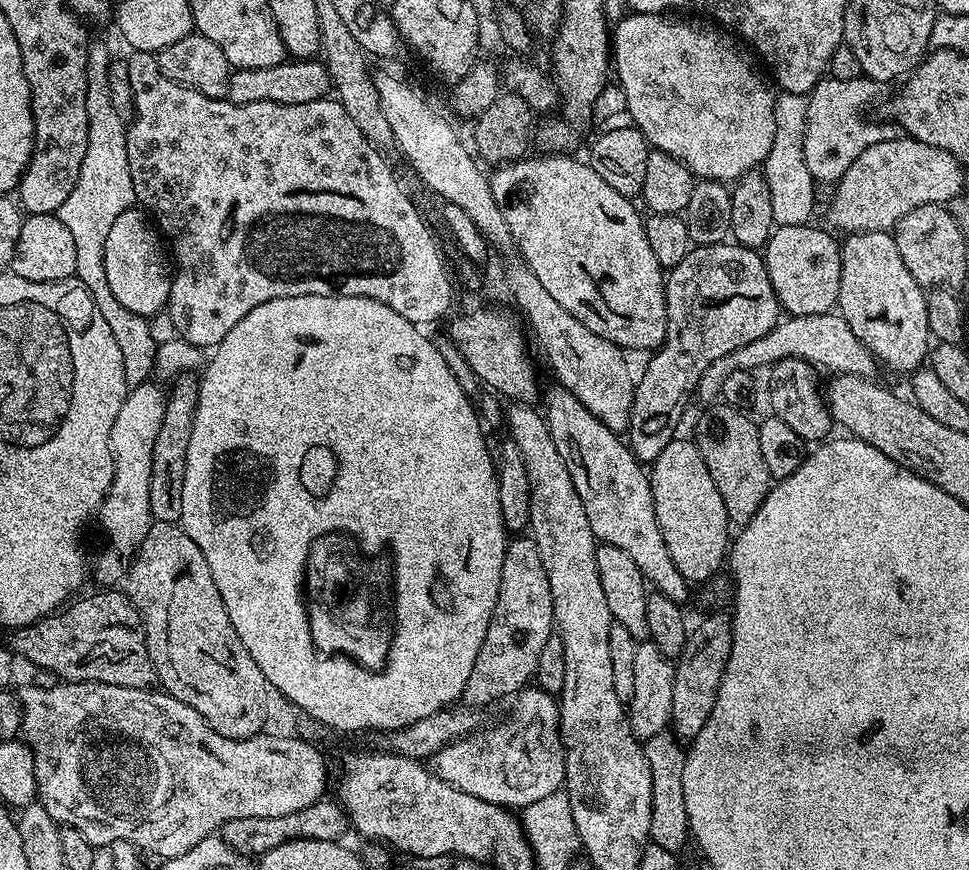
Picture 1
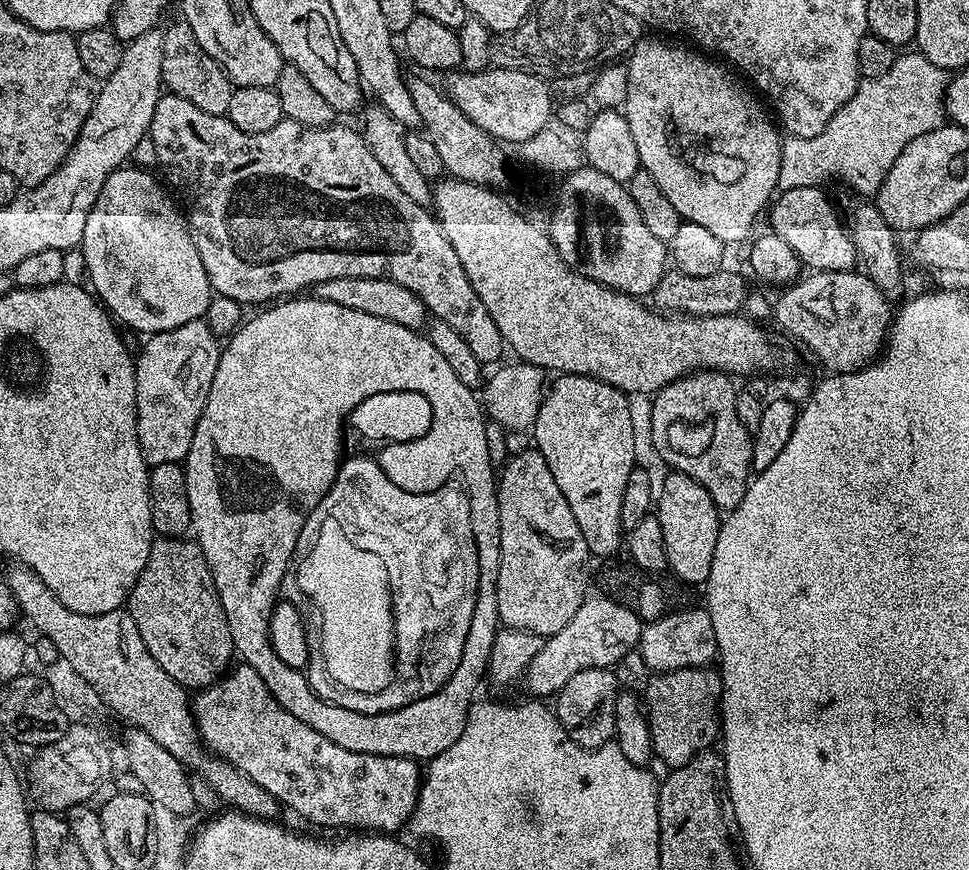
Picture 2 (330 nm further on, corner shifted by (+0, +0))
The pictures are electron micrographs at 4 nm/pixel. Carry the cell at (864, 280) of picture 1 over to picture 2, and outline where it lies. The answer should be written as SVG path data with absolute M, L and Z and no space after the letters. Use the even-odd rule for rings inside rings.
M798 186L794 190L780 192L770 204L770 228L792 247L794 254L798 254L801 265L817 272L851 272L858 264L856 247L845 221L836 213L824 190L820 186Z

